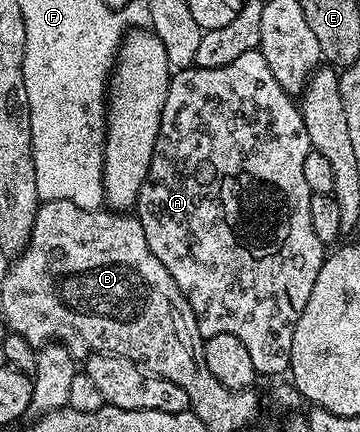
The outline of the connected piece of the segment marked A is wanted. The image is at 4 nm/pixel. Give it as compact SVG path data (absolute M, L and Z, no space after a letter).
M259 49L242 53L242 57L237 57L235 61L230 61L230 65L222 65L218 69L193 65L185 71L173 74L166 105L162 105L162 125L158 129L154 157L150 157L150 169L146 173L146 181L136 198L134 214L146 232L150 253L154 253L154 257L158 257L162 265L166 265L166 273L174 277L178 289L186 297L196 318L201 339L209 339L218 333L230 333L230 337L238 337L238 341L246 345L256 374L260 377L289 370L294 325L298 325L298 317L302 317L302 309L306 309L306 301L310 301L314 281L318 281L318 273L326 258L326 244L318 241L318 236L314 234L314 228L310 225L310 197L313 194L310 185L306 185L306 176L302 170L311 150L312 142L306 133L306 125L302 121L297 100L285 93L282 85L278 85L274 73L270 73L266 57L262 57Z

